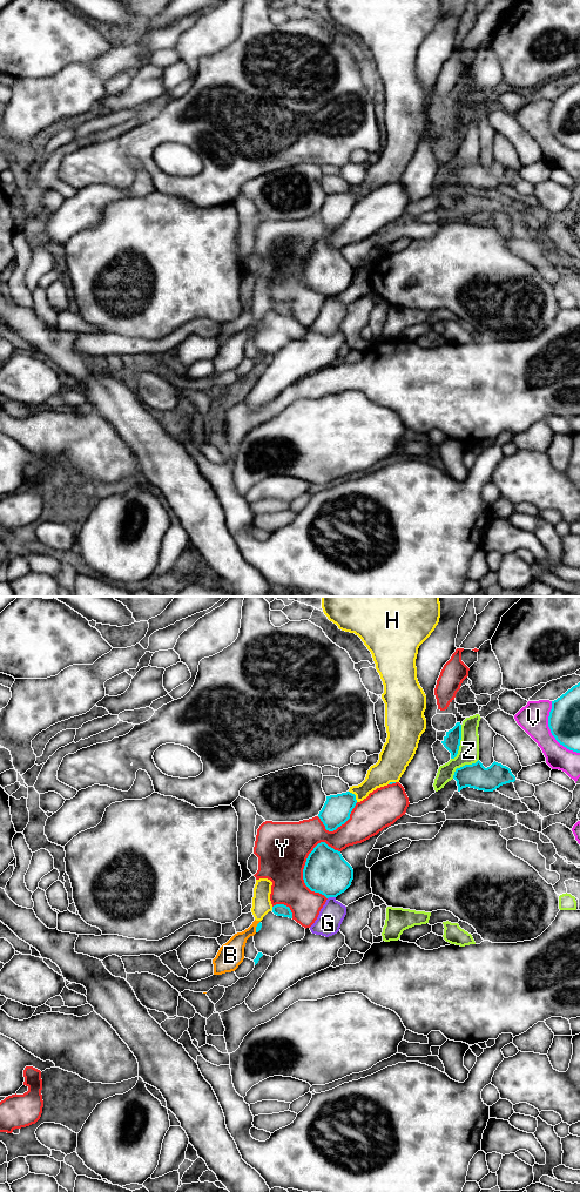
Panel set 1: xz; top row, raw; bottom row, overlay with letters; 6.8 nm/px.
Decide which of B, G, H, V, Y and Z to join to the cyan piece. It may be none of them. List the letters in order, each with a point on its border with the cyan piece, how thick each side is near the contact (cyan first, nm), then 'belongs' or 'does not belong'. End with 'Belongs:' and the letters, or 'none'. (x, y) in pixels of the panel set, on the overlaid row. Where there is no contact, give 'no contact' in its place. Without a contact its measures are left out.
B: xz (256, 927) | 40/170 nm | does not belong
G: xz (331, 896) | 300/170 nm | does not belong
H: xz (355, 795) | 190/160 nm | does not belong
V: xz (551, 732) | 220/200 nm | does not belong
Y: xz (303, 874) | 300/360 nm | does not belong
Z: xz (459, 742) | 110/140 nm | does not belong
Belongs: none

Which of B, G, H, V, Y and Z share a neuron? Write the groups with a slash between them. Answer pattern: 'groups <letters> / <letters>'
groups B H / G / V / Y / Z

